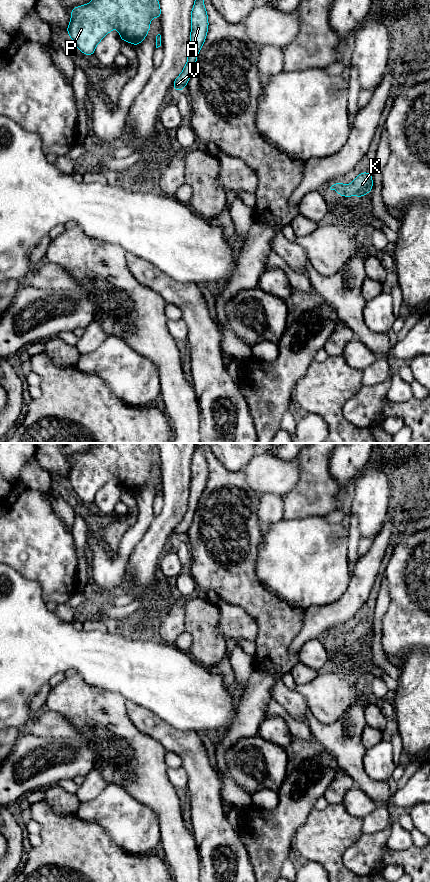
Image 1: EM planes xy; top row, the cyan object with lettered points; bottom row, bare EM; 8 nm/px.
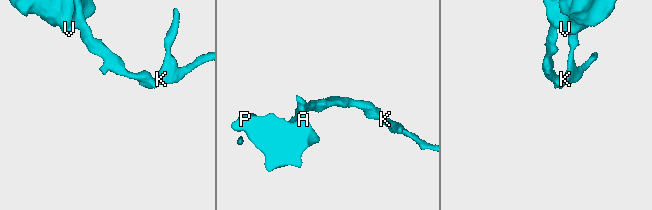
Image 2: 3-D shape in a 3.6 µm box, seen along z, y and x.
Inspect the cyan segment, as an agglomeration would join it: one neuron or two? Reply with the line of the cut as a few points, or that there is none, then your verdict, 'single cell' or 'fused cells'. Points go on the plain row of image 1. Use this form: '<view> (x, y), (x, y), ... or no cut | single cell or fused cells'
no cut | single cell

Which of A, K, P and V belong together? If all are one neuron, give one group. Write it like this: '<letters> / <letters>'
A K P V

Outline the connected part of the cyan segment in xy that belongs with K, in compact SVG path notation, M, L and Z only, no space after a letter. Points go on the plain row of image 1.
M368 620L359 622L350 633L344 633L340 630L334 631L327 636L332 641L333 636L337 636L337 642L350 645L352 643L362 645L372 638L372 623Z

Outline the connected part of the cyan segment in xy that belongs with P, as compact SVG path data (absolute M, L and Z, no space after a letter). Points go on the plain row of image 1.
M95 443L90 451L72 457L71 469L66 478L82 501L93 503L97 492L114 476L119 479L121 488L137 495L145 487L151 467L160 464L156 443Z

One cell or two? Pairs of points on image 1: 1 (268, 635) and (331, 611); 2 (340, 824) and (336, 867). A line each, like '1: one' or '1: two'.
1: two
2: one

